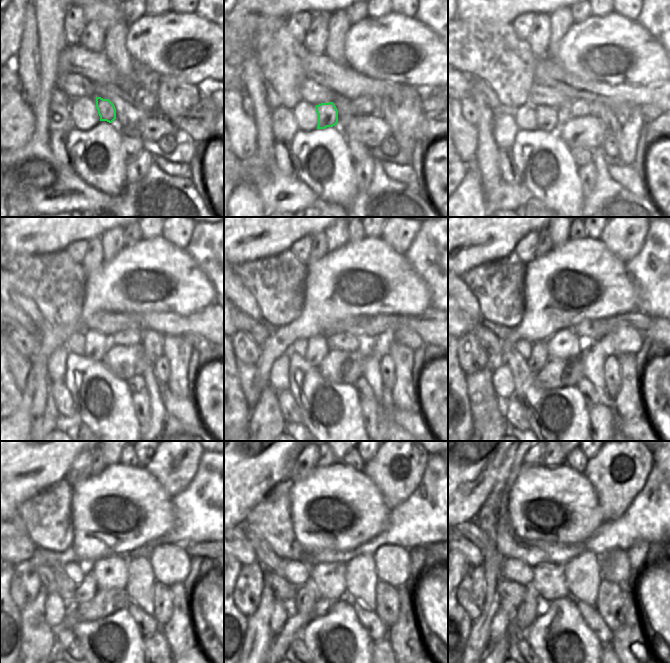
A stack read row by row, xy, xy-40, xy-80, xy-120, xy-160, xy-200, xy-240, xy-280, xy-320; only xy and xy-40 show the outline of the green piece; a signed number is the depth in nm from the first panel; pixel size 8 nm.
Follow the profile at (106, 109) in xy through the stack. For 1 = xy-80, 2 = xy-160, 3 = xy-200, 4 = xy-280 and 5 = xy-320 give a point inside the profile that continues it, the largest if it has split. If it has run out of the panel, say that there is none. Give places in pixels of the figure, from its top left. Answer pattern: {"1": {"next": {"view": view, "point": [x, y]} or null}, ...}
{"1": {"next": {"view": "xy-80", "point": [546, 117]}}, "2": {"next": {"view": "xy-160", "point": [318, 348]}}, "3": {"next": {"view": "xy-200", "point": [539, 356]}}, "4": {"next": {"view": "xy-280", "point": [307, 595]}}, "5": {"next": {"view": "xy-320", "point": [527, 612]}}}

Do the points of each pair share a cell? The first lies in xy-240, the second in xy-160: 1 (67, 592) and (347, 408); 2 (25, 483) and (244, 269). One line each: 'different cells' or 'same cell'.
1: same cell
2: different cells

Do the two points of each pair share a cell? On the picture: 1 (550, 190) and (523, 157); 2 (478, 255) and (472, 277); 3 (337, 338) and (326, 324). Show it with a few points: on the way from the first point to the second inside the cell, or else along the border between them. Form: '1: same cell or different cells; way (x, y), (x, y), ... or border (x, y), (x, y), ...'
1: same cell; way (559, 173), (556, 155), (550, 148), (540, 147)
2: different cells; border (497, 258), (483, 262), (467, 270), (461, 276)
3: different cells; border (334, 333), (326, 335)

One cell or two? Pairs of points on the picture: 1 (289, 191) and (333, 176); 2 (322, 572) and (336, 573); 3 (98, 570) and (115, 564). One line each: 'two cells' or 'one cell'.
1: two cells
2: one cell
3: one cell

